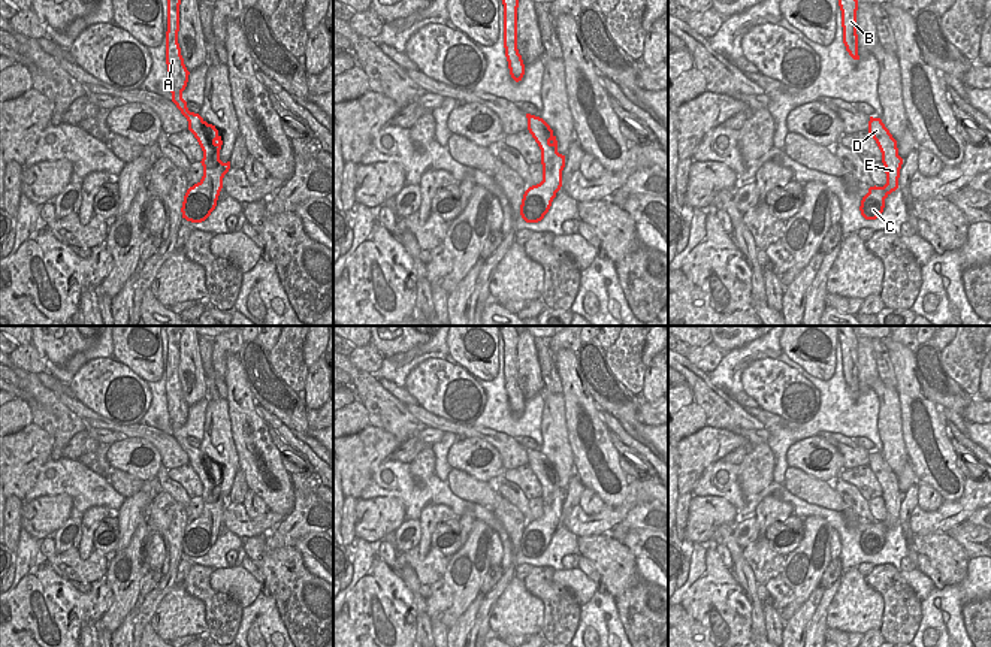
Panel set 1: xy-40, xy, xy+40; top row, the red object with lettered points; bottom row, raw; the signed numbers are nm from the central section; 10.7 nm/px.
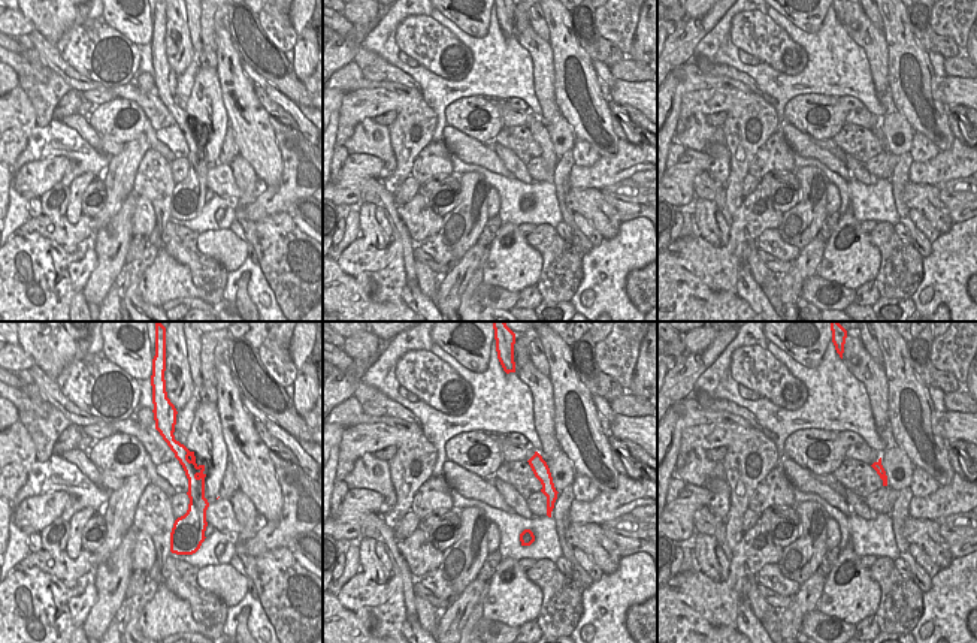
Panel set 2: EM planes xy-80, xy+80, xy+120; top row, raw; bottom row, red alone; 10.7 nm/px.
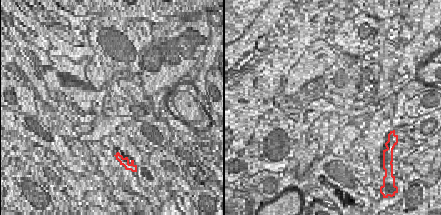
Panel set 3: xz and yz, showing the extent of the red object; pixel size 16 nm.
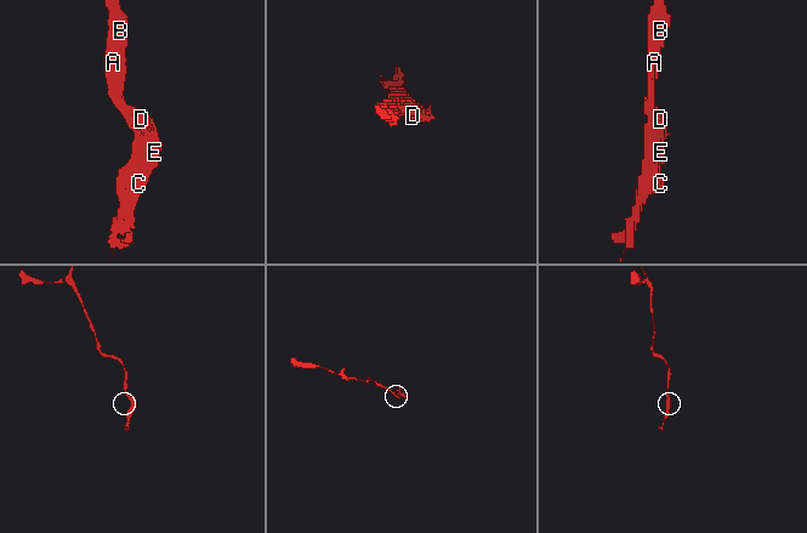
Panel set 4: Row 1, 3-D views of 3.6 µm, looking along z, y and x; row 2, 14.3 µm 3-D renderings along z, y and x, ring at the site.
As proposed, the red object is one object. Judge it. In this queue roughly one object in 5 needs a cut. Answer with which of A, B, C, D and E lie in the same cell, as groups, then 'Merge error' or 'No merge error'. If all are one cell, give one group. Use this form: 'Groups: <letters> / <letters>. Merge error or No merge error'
Groups: A B C D E. No merge error.

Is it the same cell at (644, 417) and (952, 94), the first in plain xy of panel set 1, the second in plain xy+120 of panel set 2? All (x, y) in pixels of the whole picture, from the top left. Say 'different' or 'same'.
different

